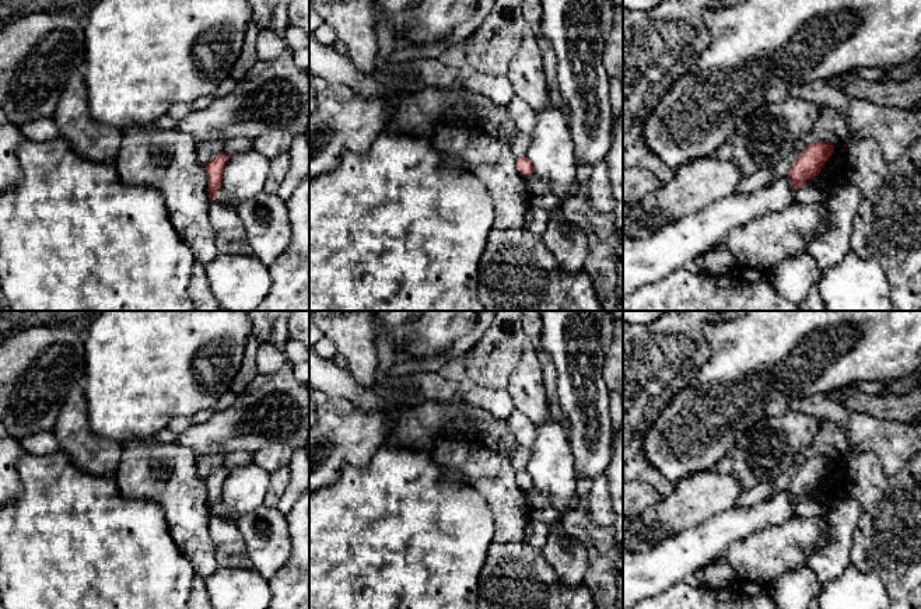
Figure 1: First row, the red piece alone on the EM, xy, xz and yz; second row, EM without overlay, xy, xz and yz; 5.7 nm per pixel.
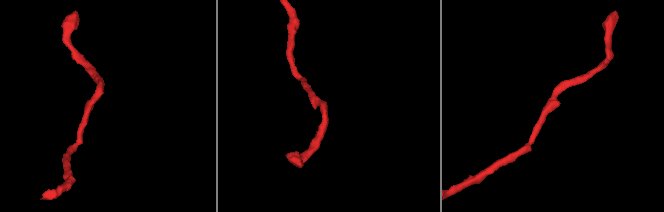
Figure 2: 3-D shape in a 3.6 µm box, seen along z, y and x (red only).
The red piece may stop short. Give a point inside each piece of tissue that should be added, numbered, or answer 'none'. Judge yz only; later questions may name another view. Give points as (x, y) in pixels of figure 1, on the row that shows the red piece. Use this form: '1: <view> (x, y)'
none

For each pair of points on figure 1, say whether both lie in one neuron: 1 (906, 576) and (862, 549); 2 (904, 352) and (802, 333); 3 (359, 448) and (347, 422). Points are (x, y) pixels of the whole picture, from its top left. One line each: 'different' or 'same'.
1: same
2: same
3: same

